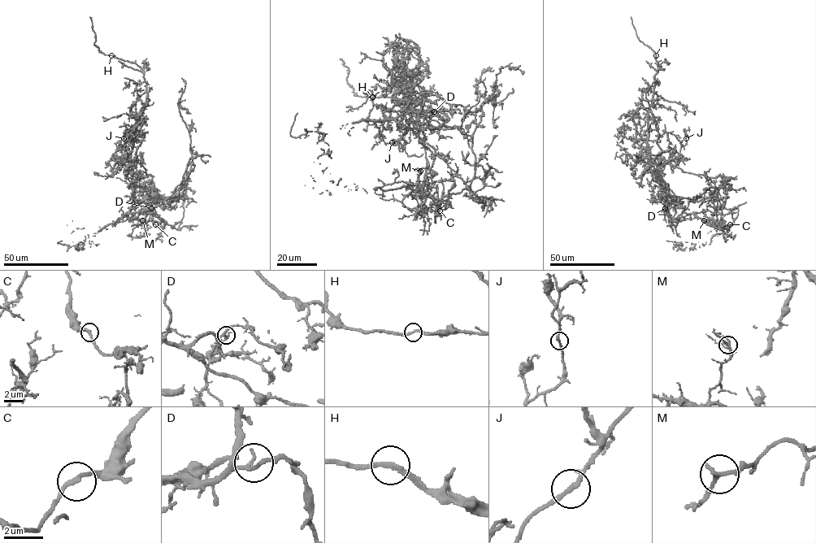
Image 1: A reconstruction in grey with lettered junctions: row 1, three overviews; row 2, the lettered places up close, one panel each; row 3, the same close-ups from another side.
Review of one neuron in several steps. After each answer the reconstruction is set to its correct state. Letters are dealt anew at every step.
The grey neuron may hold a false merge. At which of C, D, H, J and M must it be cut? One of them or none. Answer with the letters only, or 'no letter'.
no letter

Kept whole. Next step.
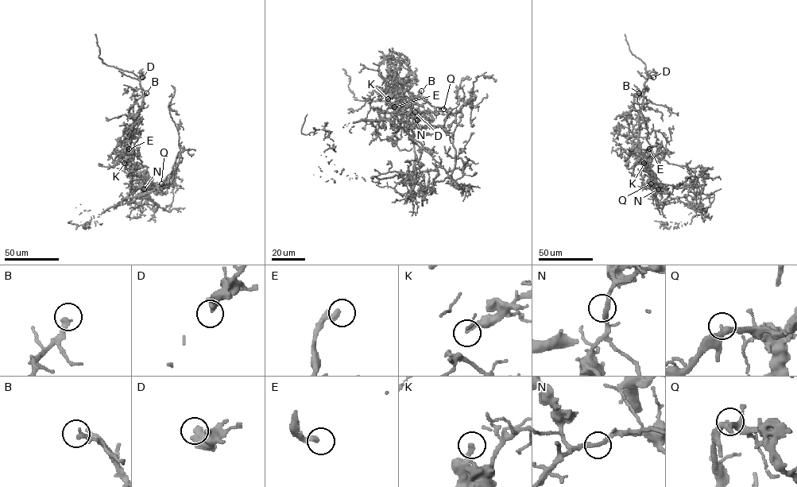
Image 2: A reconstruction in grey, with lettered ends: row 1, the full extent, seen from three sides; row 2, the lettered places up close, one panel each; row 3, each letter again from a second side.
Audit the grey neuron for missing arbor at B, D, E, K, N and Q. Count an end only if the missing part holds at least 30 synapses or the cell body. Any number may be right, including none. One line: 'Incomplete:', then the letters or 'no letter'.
Incomplete: B, E, K

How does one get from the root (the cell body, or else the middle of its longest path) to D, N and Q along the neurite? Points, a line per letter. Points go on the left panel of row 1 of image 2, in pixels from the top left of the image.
D: (128, 192), (130, 188), (129, 147), (133, 124), (141, 105), (139, 79), (141, 75), (145, 77), (142, 77)
N: (128, 192), (129, 197), (138, 196), (145, 193), (144, 189)
Q: (128, 192), (133, 175), (138, 175), (151, 188), (157, 187), (161, 183)

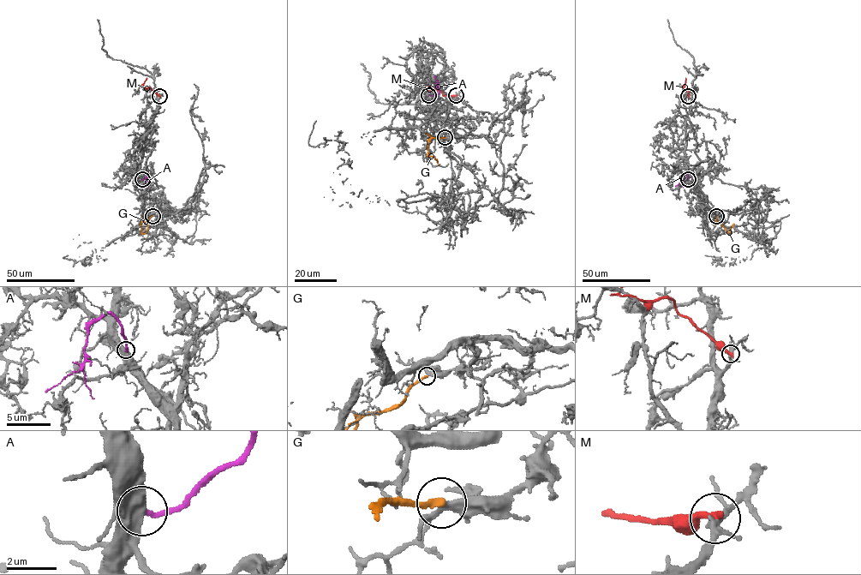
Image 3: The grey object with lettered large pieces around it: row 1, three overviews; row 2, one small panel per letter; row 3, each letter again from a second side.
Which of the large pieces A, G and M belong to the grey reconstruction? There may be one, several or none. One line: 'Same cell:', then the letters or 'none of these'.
Same cell: none of these

